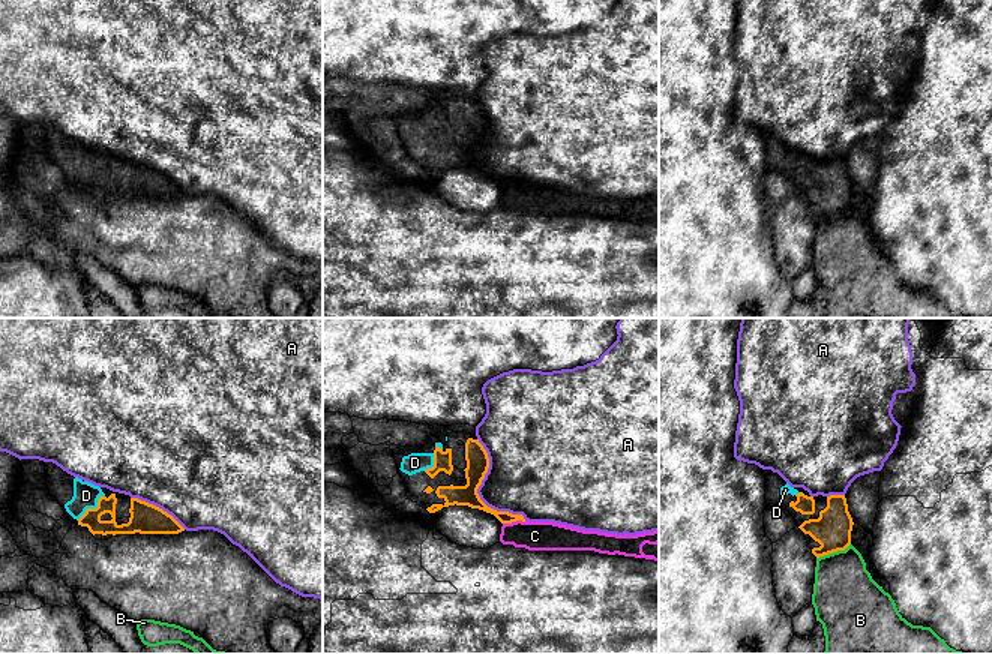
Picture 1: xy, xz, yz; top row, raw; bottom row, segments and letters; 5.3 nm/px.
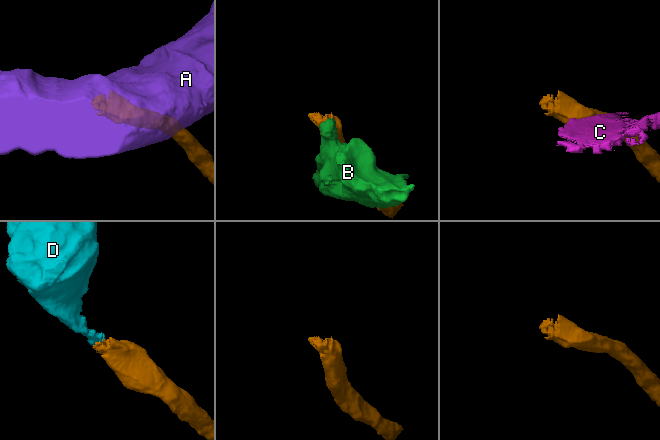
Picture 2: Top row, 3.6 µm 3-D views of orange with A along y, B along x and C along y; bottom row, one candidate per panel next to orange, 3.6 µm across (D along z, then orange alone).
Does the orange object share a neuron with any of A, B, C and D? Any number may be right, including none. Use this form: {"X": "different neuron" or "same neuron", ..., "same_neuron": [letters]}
{"A": "different neuron", "B": "different neuron", "C": "different neuron", "D": "same neuron", "same_neuron": ["D"]}

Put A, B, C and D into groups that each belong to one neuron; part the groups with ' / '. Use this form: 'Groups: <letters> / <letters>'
Groups: A / B / C / D

